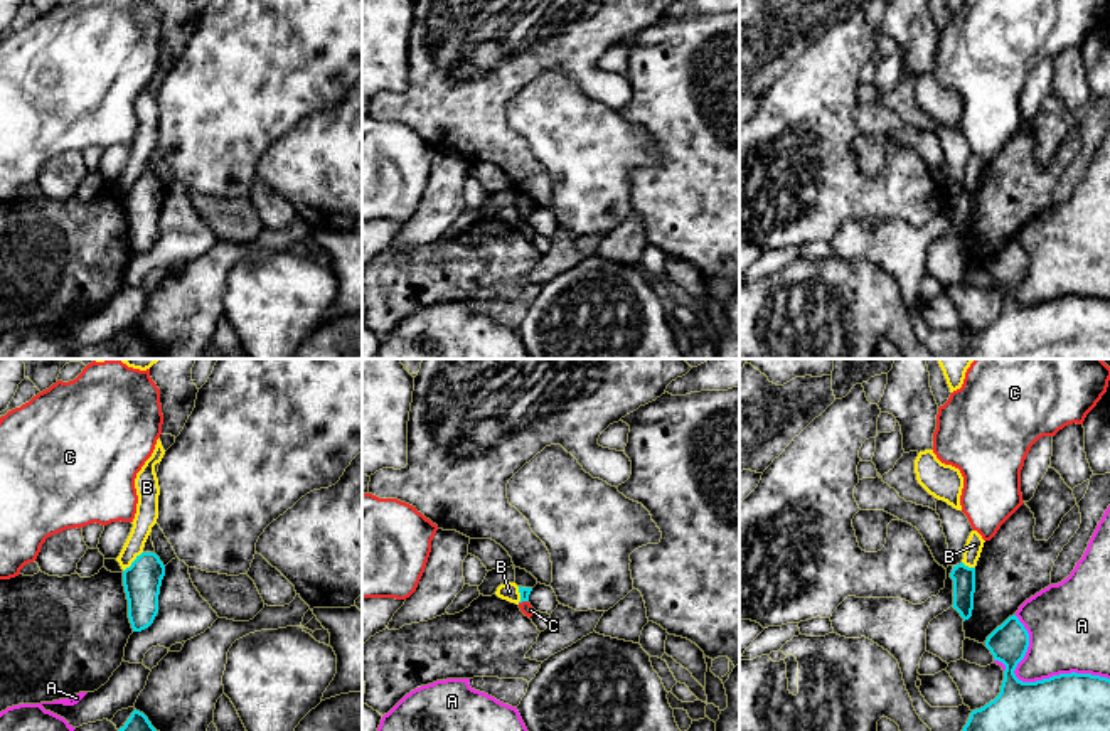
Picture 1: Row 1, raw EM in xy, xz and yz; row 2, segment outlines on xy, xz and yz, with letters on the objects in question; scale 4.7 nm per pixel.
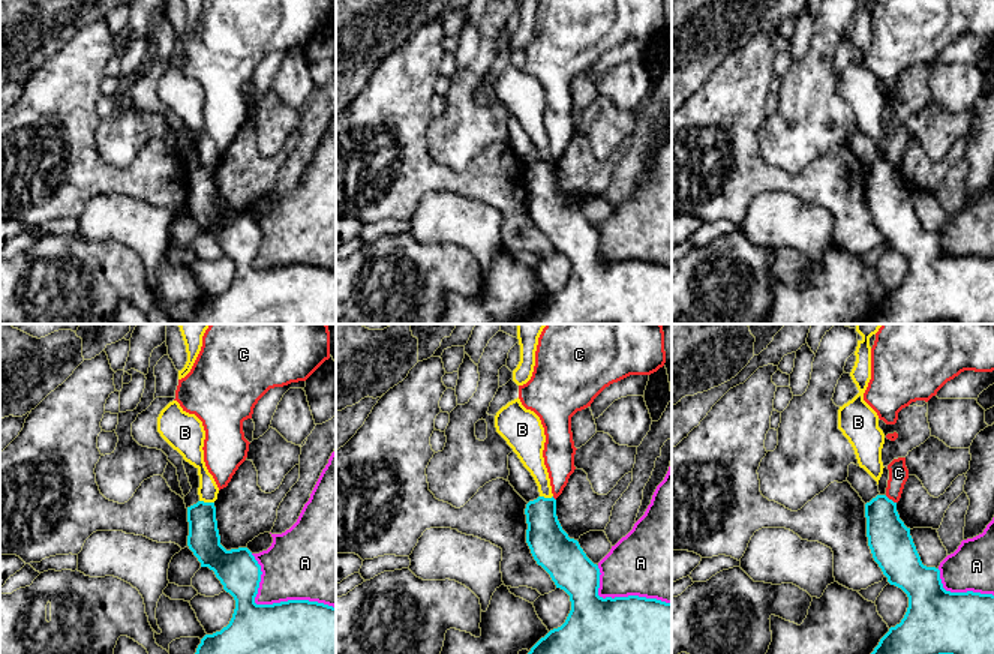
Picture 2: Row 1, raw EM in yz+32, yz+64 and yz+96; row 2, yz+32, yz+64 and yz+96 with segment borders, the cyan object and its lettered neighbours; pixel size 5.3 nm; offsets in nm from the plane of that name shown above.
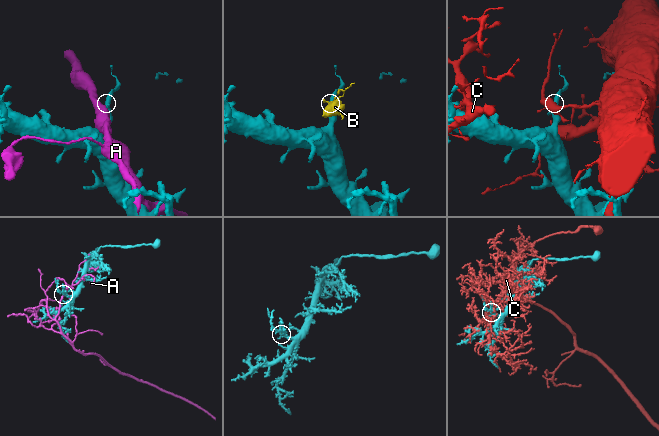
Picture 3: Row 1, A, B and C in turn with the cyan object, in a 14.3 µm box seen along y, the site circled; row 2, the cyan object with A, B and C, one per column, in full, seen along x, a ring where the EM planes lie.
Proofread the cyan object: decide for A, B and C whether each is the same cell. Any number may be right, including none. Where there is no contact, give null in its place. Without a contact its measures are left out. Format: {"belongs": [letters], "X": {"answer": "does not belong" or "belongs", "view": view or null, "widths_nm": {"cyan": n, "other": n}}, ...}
{"belongs": [], "A": {"answer": "does not belong", "view": "yz", "widths_nm": {"cyan": 500, "other": 320}}, "B": {"answer": "does not belong", "view": "xy", "widths_nm": {"cyan": 180, "other": 110}}, "C": {"answer": "does not belong", "view": "xz", "widths_nm": {"cyan": 50, "other": 60}}}

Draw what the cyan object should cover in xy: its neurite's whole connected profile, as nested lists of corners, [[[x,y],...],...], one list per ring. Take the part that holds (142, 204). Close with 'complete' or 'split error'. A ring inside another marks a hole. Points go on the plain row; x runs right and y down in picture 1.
[[[141,175],[123,194],[123,209],[128,222],[128,241],[133,254],[148,251],[158,236],[158,217],[165,189],[155,175]]]; complete

